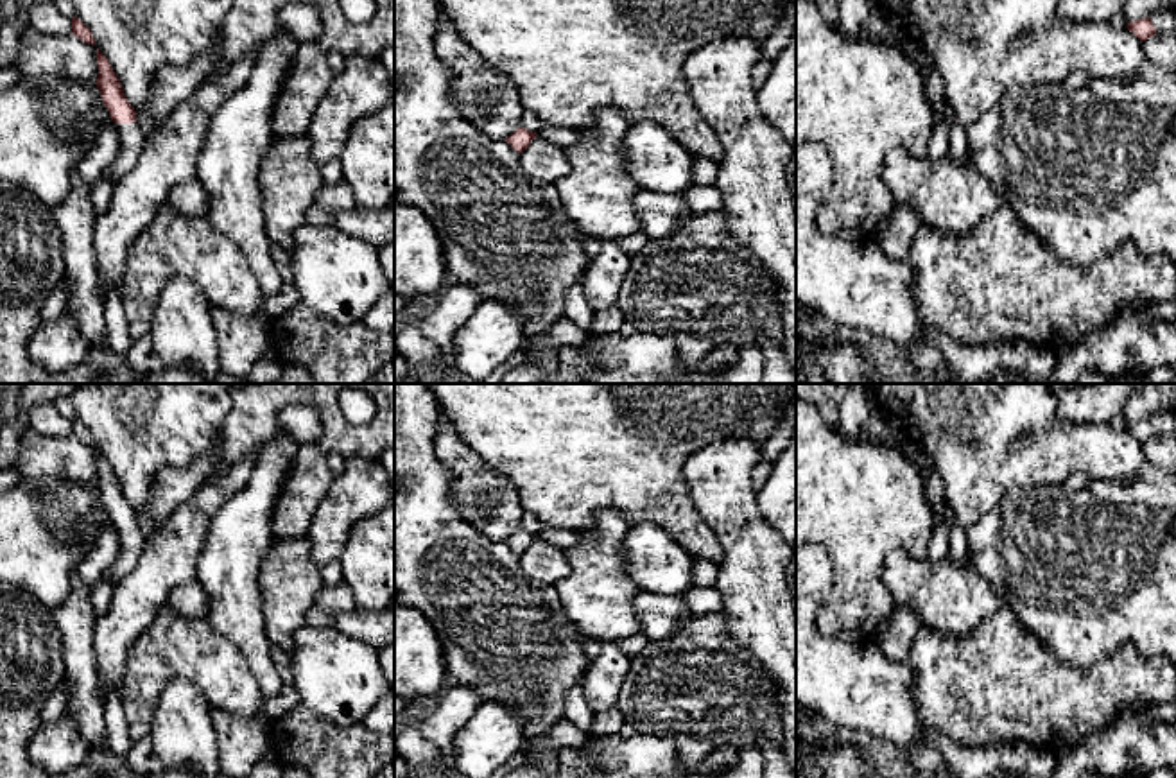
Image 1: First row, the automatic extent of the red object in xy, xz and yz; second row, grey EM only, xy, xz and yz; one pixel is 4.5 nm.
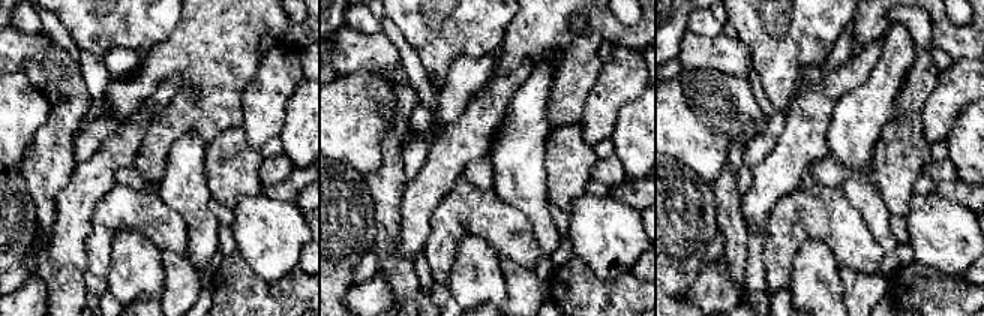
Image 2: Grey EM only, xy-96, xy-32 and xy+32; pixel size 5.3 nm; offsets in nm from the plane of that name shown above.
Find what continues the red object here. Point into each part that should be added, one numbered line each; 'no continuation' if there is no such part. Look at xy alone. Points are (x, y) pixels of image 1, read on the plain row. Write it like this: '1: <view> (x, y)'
1: xy (133, 540)

